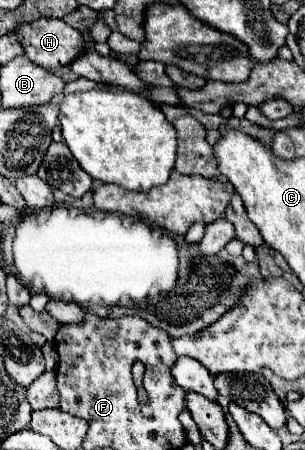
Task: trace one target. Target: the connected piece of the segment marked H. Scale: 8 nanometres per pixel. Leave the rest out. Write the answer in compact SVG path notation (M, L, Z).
M37 19L19 25L17 37L25 55L45 69L67 67L85 51L83 33L69 27L63 19Z

